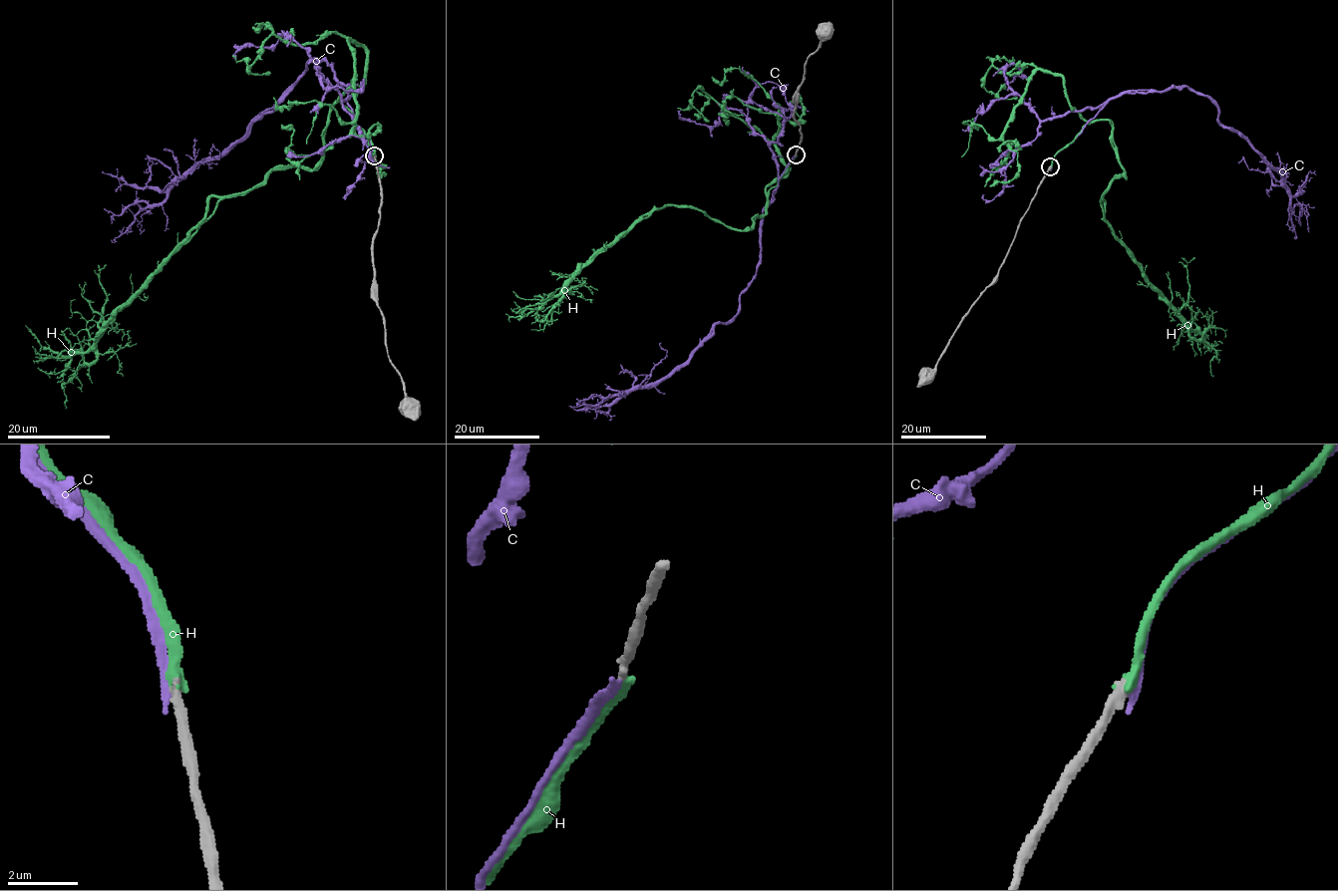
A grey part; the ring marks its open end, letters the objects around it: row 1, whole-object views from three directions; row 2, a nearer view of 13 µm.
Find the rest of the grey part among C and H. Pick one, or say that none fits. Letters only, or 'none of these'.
H

